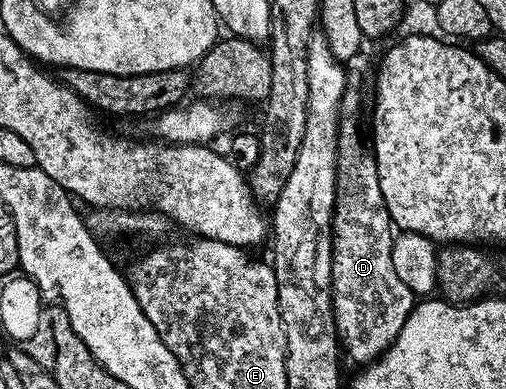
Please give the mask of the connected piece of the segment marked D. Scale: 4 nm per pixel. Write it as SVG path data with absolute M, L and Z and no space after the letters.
M349 72L346 77L347 88L344 90L344 97L340 100L340 135L338 138L338 148L336 150L336 212L332 214L332 314L336 320L336 331L338 340L342 346L343 352L348 353L357 361L357 366L364 367L382 356L383 353L398 339L398 331L406 323L406 319L411 315L414 308L414 294L402 279L398 279L398 271L394 271L394 259L392 258L392 243L394 240L394 226L392 216L388 213L386 203L382 199L382 187L378 183L378 171L376 170L376 158L370 152L369 146L360 138L360 129L356 126L356 112L360 109L360 93L356 88L360 85L360 77L356 73Z

